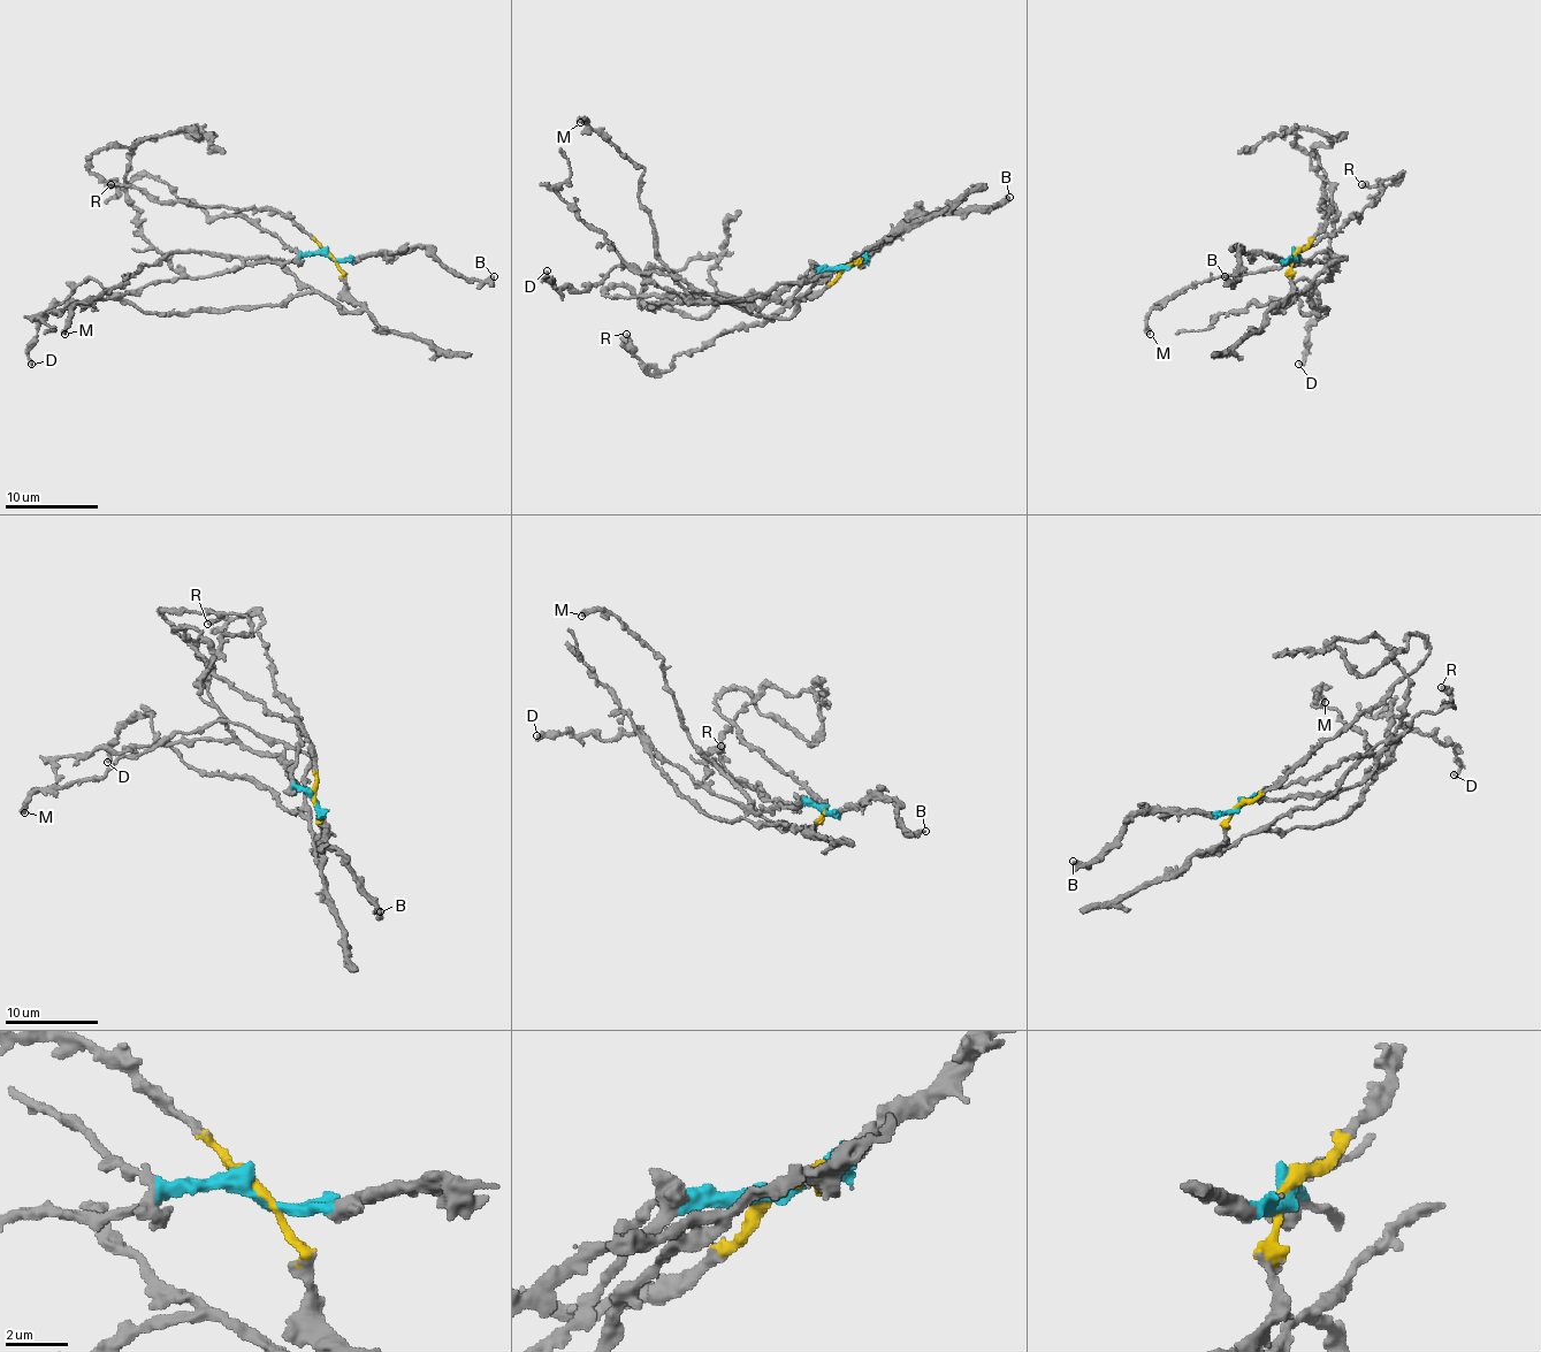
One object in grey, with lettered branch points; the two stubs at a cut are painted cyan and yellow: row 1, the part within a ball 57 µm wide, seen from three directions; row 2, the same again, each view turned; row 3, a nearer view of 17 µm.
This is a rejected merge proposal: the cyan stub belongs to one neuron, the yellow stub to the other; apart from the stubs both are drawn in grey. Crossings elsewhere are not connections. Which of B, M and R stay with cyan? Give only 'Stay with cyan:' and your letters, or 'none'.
Stay with cyan: B, R

